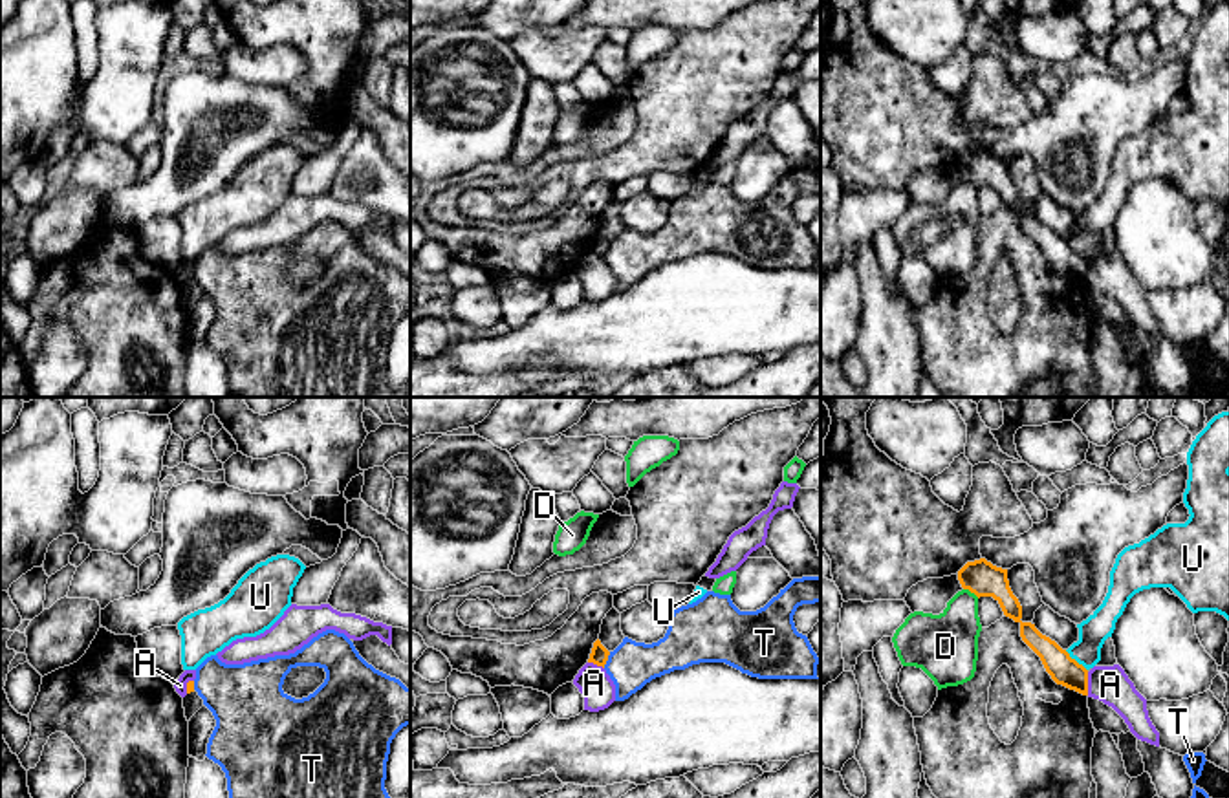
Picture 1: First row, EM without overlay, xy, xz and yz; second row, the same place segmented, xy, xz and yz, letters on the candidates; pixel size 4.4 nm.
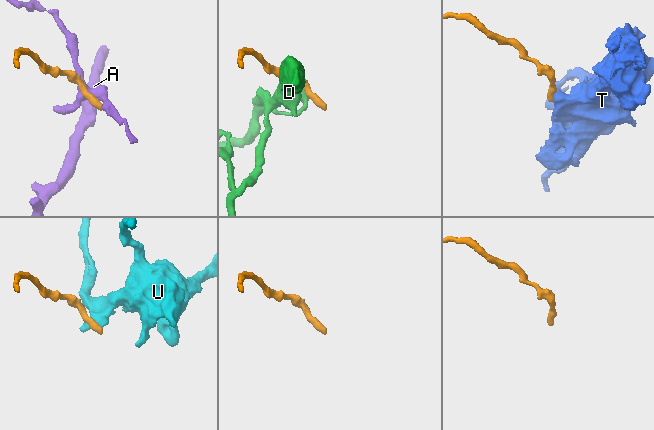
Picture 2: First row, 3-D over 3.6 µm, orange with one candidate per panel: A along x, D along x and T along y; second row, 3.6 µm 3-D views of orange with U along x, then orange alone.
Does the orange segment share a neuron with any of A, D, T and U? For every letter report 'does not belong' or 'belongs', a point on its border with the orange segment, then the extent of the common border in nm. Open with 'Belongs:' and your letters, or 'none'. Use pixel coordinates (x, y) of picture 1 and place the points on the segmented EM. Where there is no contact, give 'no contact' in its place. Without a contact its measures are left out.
Belongs: none
A: does not belong | yz (1087, 683) | 100 nm
D: does not belong | yz (971, 592) | 80 nm
T: does not belong | xz (607, 659) | 80 nm
U: does not belong | yz (1074, 659) | 140 nm

